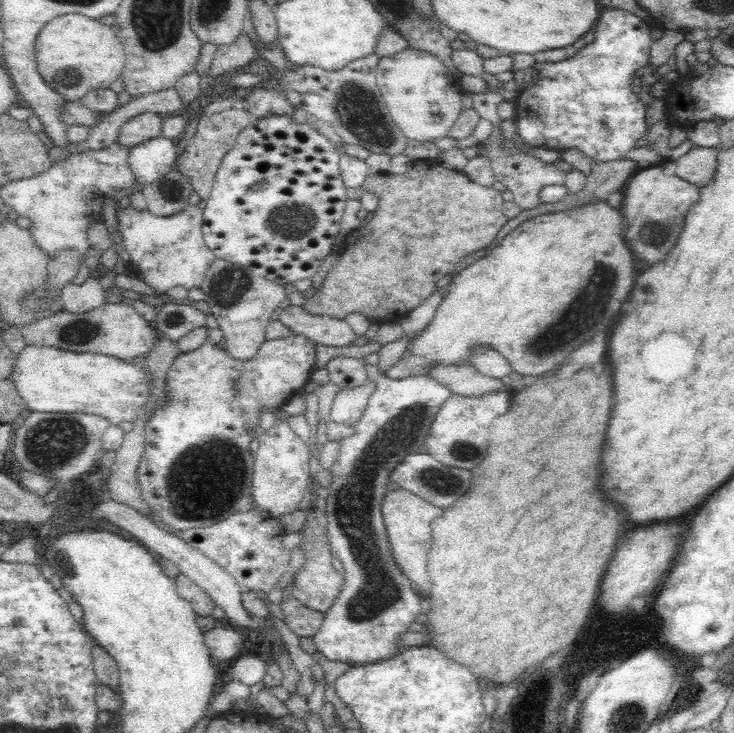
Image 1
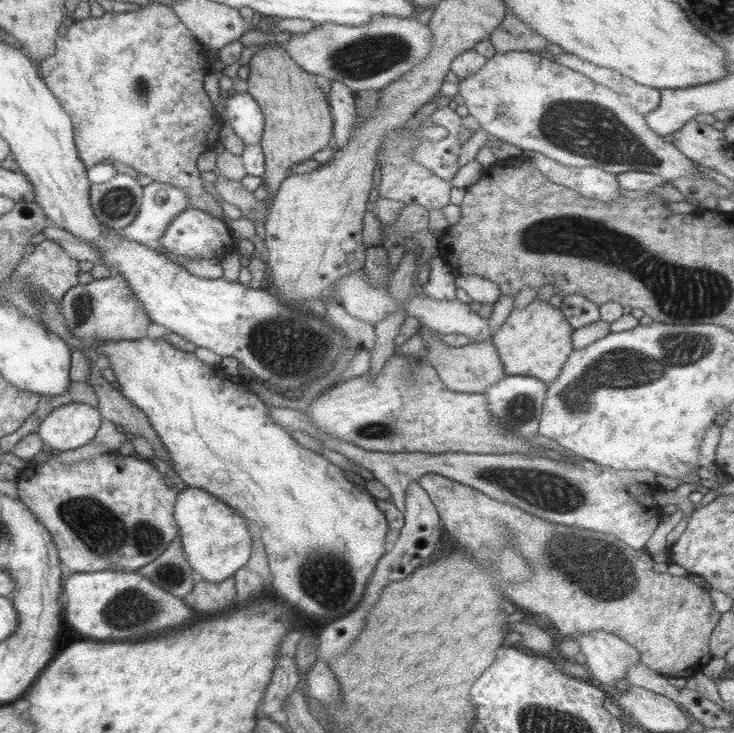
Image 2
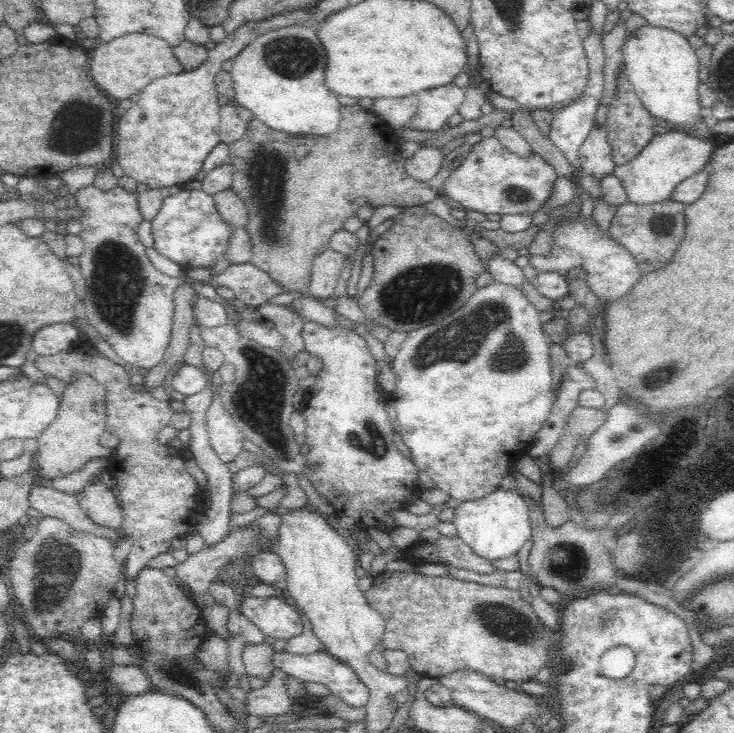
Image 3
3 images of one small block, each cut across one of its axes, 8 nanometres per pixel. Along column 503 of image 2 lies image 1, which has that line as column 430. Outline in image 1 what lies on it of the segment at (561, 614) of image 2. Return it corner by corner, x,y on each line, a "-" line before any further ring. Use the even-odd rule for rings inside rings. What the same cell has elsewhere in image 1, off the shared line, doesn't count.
394,490
388,492
384,496
382,502
382,520
386,526
386,538
388,538
388,548
390,548
390,558
394,560
396,568
414,584
414,590
418,592
418,596
430,596
430,578
426,574
426,554
430,550
430,542
432,538
432,522
436,522
436,518
442,518
442,510
432,506
430,502
418,498
416,494

